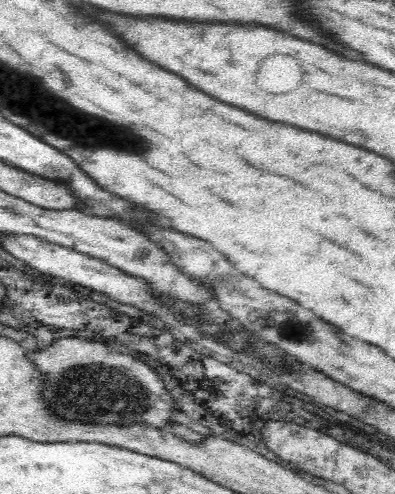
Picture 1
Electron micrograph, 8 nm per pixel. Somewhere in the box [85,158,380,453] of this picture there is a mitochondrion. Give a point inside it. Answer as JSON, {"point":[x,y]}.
{"point":[292,330]}

